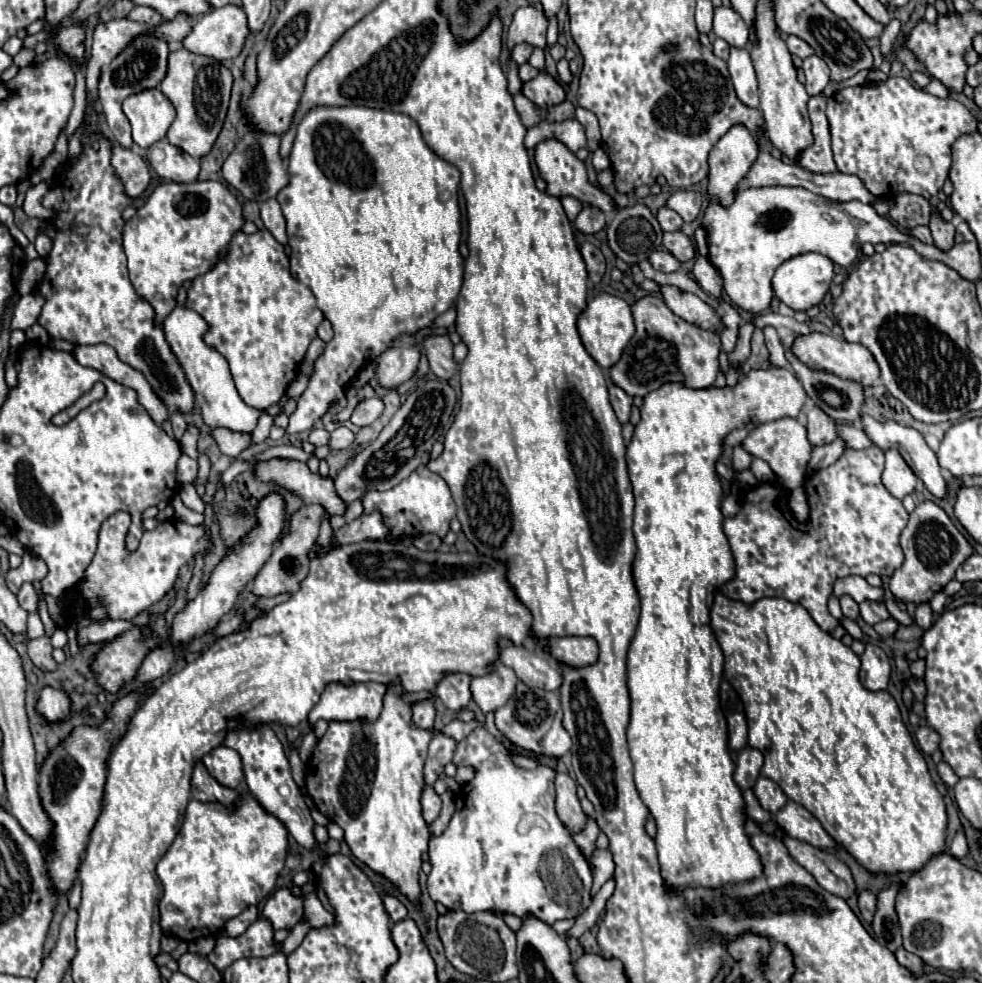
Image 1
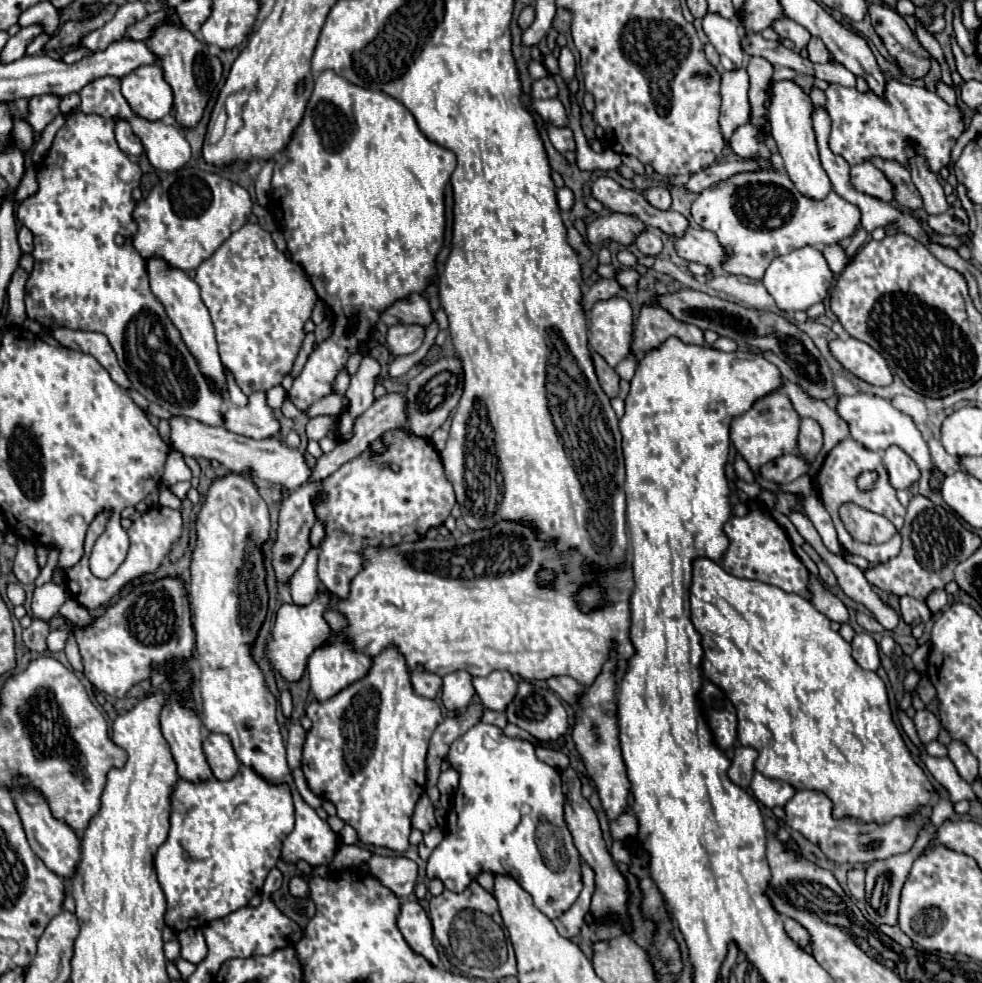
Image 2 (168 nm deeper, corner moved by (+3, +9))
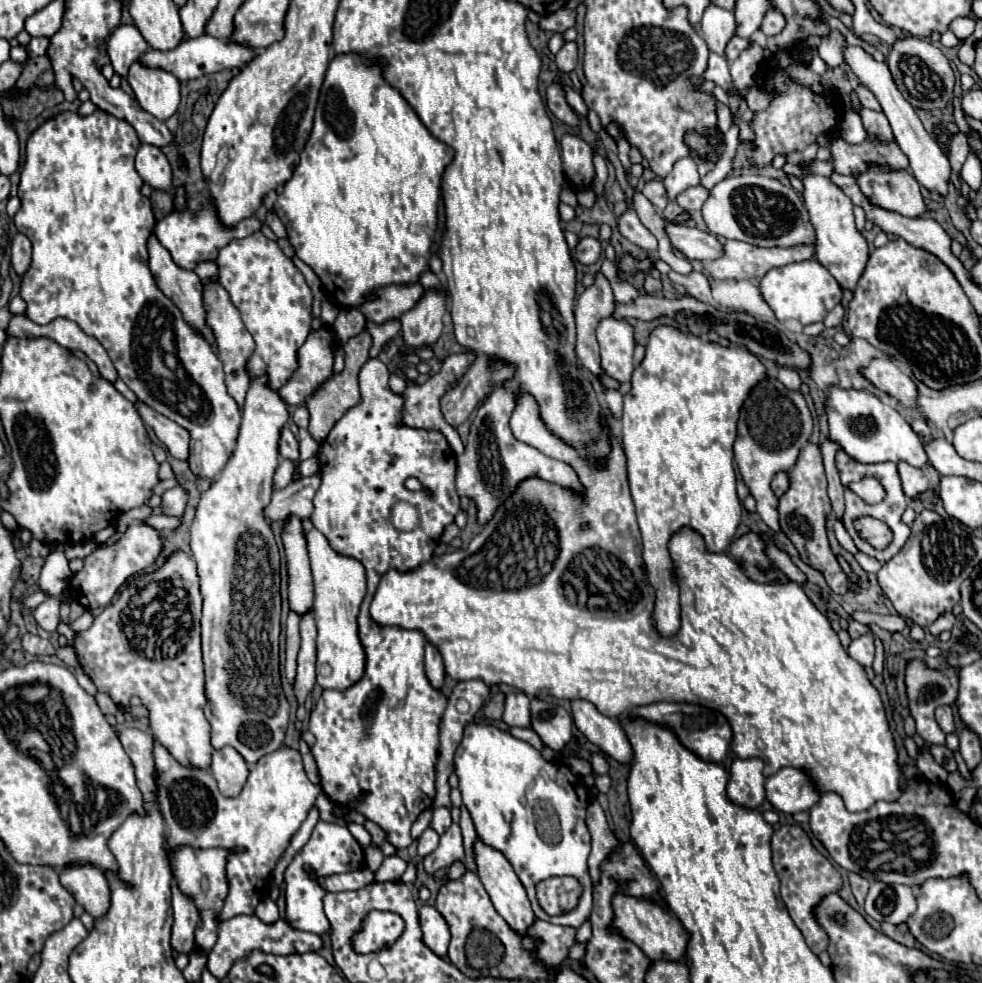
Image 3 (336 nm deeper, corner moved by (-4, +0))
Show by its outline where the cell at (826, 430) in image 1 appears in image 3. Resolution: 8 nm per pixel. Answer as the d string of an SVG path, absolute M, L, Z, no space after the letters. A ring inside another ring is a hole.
M807 443L801 449L795 467L789 471L789 477L791 477L789 491L783 497L779 497L781 529L797 547L801 559L805 563L813 565L815 569L823 571L829 587L835 593L843 595L847 591L847 577L845 577L837 557L829 549L827 531L825 531L825 521L827 521L827 515L831 513L831 503L827 497L827 479L825 479L825 471L823 471L823 455L821 455L819 445Z

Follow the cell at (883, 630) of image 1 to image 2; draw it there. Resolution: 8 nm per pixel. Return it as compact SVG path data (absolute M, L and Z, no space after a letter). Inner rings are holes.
M858 612L858 614L856 614L856 622L858 622L866 632L882 632L880 622L878 622L878 620L874 620L874 618L872 618L872 616L868 616L868 614Z

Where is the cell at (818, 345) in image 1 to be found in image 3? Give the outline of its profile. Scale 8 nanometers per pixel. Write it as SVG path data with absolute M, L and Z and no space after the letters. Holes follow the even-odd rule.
M885 355L875 357L867 367L861 367L859 371L869 383L873 383L877 389L889 393L891 397L899 399L907 409L917 407L915 405L915 397L917 397L915 383L893 361L889 361L889 357L885 357Z

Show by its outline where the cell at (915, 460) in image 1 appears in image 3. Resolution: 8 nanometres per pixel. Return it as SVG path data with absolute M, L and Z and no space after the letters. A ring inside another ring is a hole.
M831 387L831 395L825 407L829 419L829 437L841 445L853 459L861 463L881 463L881 461L907 461L913 467L925 469L929 457L919 435L911 429L901 413L881 403L875 395L855 389Z

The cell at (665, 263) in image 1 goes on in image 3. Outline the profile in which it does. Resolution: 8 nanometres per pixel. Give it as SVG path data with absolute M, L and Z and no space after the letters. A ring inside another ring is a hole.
M627 209L621 217L619 217L619 231L625 239L629 239L633 245L641 247L647 253L655 253L657 251L657 239L653 237L653 233L639 221L637 213Z

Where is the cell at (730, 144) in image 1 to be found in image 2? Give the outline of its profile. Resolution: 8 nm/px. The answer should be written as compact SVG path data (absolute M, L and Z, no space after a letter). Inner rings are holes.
M746 68L724 70L720 76L720 94L722 94L720 128L724 138L730 140L732 132L750 120Z

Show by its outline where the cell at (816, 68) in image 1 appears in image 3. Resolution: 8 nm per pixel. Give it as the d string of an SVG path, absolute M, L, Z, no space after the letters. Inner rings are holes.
M831 31L831 35L827 35L821 45L817 47L817 55L827 63L827 67L835 69L839 65L843 65L843 45L845 45L845 39L839 31Z

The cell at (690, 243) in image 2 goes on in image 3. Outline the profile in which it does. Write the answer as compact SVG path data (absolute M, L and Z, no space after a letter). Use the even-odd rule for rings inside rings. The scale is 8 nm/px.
M725 241L723 255L705 265L713 279L761 279L769 269L805 261L813 257L813 247L795 245L789 249L761 249L743 241Z

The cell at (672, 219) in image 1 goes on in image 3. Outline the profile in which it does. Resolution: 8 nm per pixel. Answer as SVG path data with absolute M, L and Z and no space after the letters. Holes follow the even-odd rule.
M649 181L649 183L643 187L643 195L645 195L659 211L663 211L663 209L667 207L667 203L669 203L669 199L667 199L667 195L665 195L665 187L663 187L661 181Z

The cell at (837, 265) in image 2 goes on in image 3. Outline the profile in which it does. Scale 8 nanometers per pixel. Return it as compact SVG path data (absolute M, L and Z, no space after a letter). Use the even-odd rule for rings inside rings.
M809 171L809 173L801 175L801 181L803 181L805 207L809 211L809 217L815 227L815 235L817 235L817 245L815 245L817 261L837 279L837 283L843 289L853 291L865 265L867 265L867 259L869 259L867 241L855 229L853 203L837 185L833 185L833 181L829 177L823 177L823 175Z

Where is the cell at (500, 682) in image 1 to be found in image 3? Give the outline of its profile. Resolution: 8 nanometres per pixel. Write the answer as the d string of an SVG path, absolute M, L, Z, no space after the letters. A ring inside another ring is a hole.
M505 693L505 709L501 721L505 721L509 727L529 727L529 699L525 693Z

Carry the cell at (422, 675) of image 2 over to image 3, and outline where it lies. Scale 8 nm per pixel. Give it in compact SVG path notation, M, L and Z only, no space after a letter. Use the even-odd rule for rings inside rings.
M425 645L425 673L429 683L435 689L441 689L445 683L445 671L443 671L443 659L439 655L439 651L433 645Z

